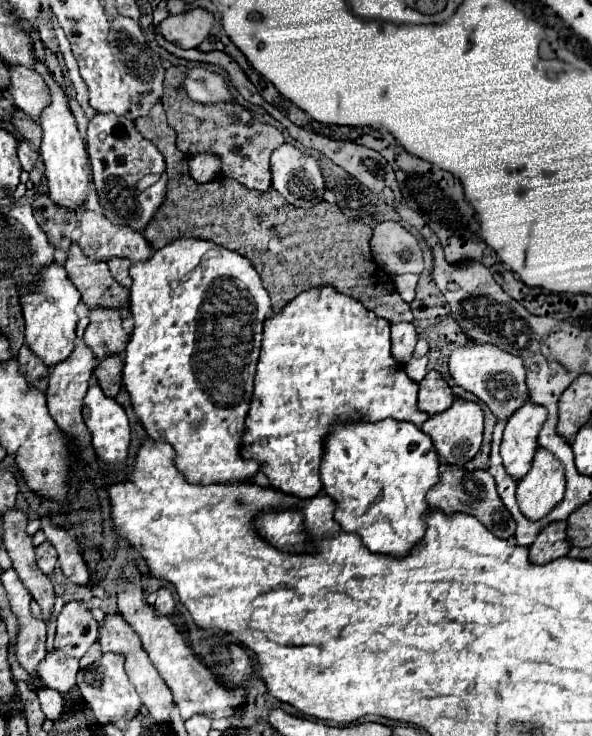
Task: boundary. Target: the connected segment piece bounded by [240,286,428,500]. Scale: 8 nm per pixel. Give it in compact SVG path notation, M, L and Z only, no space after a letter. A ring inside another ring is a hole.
M330 286L310 288L264 324L262 350L240 454L244 460L254 460L260 466L258 472L268 478L270 486L300 500L312 498L322 490L320 462L324 456L324 442L336 422L378 422L394 418L420 426L426 422L428 414L418 410L416 396L418 384L400 370L400 362L390 354L390 324L366 310L358 300Z

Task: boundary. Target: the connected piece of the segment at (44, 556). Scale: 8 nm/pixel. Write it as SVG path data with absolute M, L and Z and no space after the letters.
M48 540L42 542L42 544L36 548L36 564L38 564L38 568L40 568L44 574L50 574L50 572L54 570L56 560L58 560L56 548L54 548Z

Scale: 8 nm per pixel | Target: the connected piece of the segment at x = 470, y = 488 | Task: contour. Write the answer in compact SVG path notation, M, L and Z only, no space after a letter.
M442 464L440 472L442 472L442 480L438 482L438 486L434 486L428 492L428 500L430 500L432 508L438 508L438 510L442 510L448 516L456 514L456 512L476 516L478 520L482 520L482 524L494 536L498 536L502 540L508 540L510 536L514 536L514 532L516 532L516 520L512 518L512 514L502 504L502 500L500 500L500 496L496 492L496 482L494 482L494 478L486 470L468 472L468 470L458 468L458 466Z

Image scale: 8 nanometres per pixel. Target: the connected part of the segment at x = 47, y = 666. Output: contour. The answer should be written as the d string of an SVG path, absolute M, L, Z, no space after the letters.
M54 650L54 652L46 654L46 660L40 664L38 674L46 688L52 688L52 690L64 694L76 686L78 670L80 670L80 664L76 658L70 658L64 652Z

